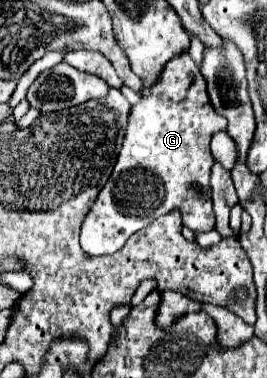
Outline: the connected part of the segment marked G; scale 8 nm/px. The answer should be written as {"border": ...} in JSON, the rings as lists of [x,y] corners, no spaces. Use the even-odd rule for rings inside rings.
{"border":[[[188,53],[170,59],[156,83],[142,89],[140,101],[130,111],[116,167],[82,223],[82,249],[90,255],[114,253],[130,235],[172,209],[182,211],[186,227],[194,231],[212,231],[214,211],[210,193],[198,195],[192,191],[192,185],[210,189],[212,155],[208,145],[210,135],[222,129],[226,129],[226,123],[212,111],[196,63]]]}

